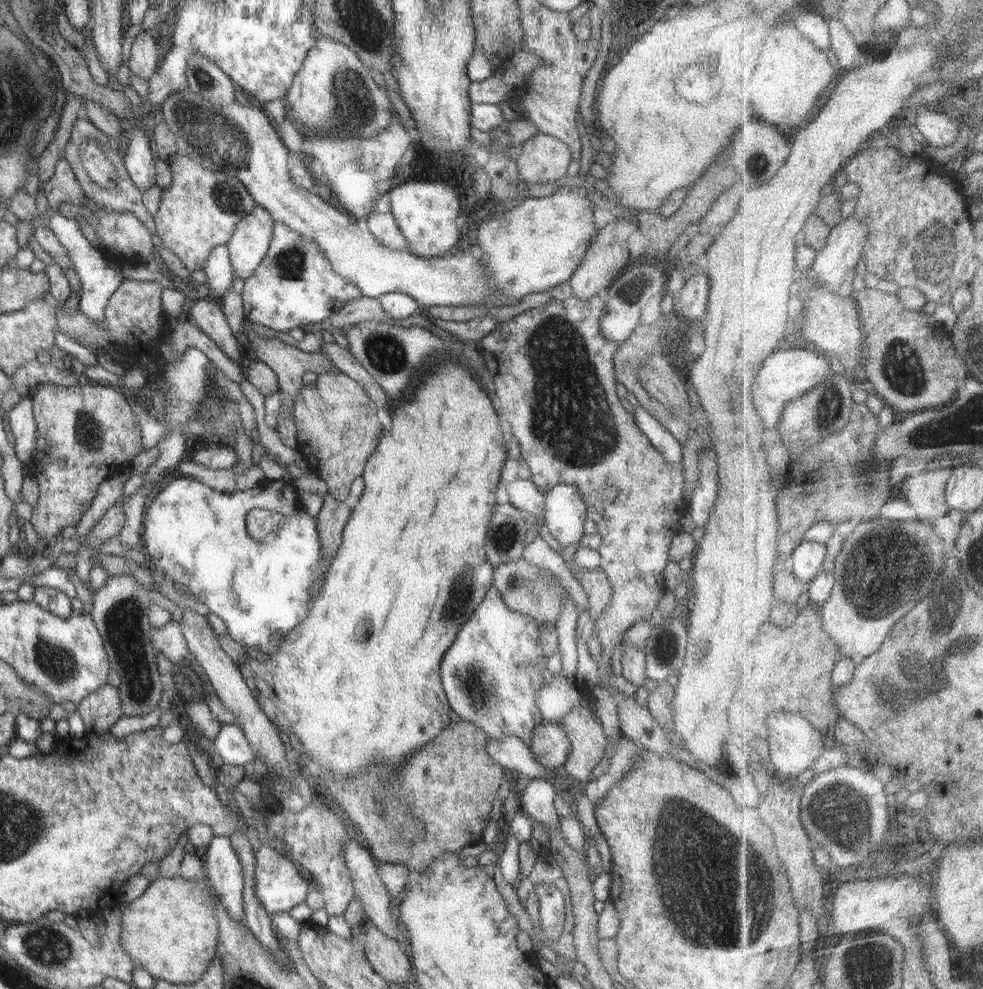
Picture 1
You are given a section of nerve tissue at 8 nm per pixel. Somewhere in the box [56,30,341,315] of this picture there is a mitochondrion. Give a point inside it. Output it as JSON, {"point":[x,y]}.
{"point":[211,136]}

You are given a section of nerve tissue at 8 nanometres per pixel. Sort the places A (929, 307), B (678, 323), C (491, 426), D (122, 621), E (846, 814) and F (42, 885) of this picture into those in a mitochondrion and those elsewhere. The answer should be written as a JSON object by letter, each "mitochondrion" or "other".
{"A":"other","B":"mitochondrion","C":"other","D":"mitochondrion","E":"mitochondrion","F":"other"}

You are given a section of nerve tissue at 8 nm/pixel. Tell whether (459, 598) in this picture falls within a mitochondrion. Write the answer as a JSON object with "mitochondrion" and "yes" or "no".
{"mitochondrion":"yes"}

